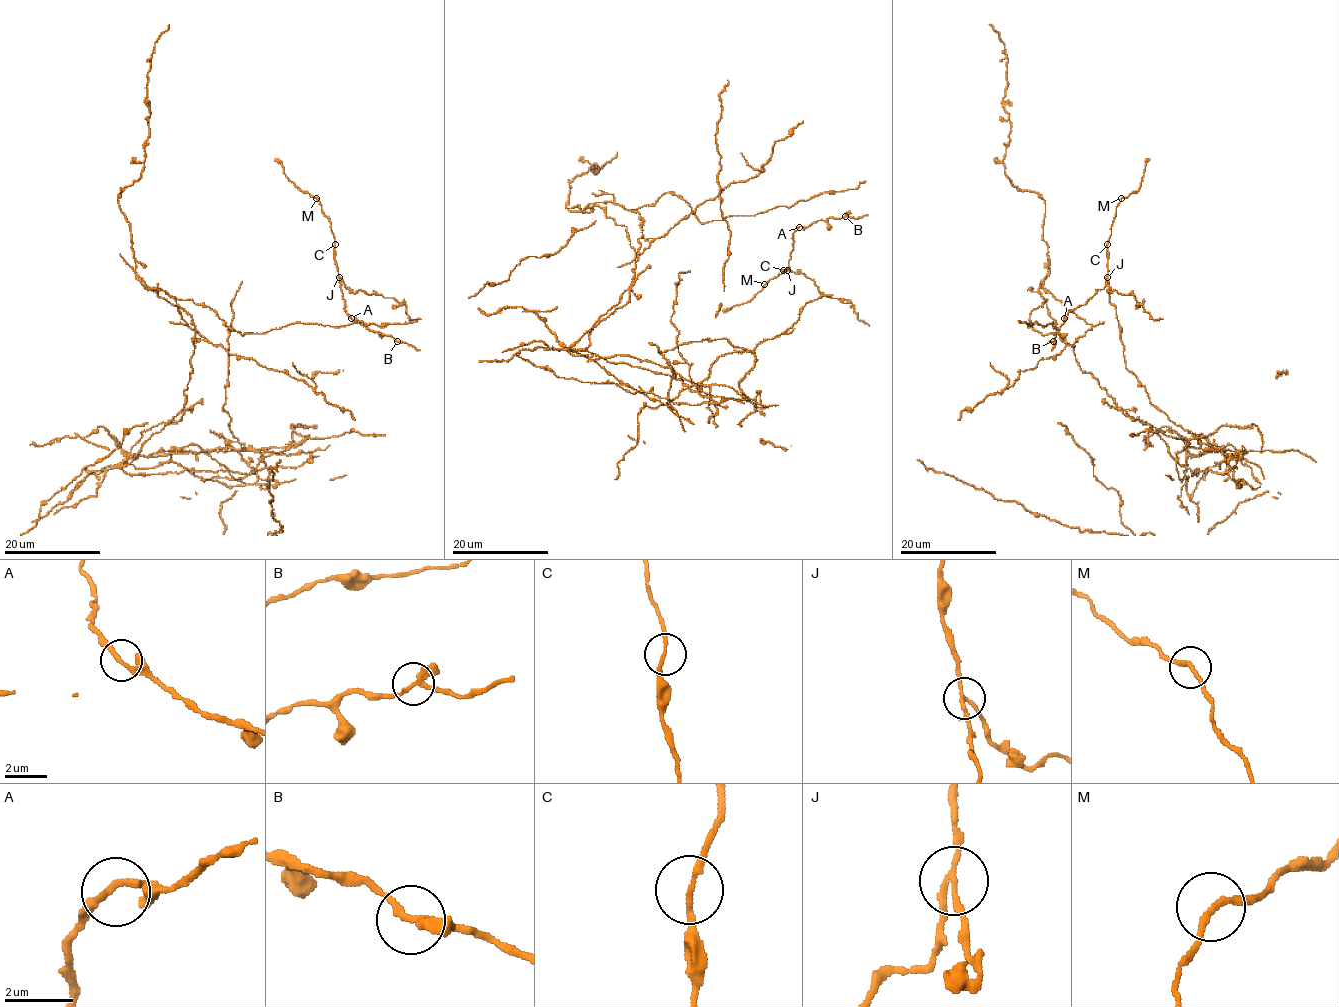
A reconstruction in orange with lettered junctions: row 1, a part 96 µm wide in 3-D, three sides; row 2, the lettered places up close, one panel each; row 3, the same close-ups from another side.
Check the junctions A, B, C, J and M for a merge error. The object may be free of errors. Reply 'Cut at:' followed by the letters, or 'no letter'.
Cut at: J

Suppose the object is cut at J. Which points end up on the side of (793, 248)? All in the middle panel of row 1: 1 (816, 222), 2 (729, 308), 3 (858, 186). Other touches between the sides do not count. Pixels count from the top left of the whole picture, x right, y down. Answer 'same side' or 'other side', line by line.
1: same side
2: same side
3: other side

